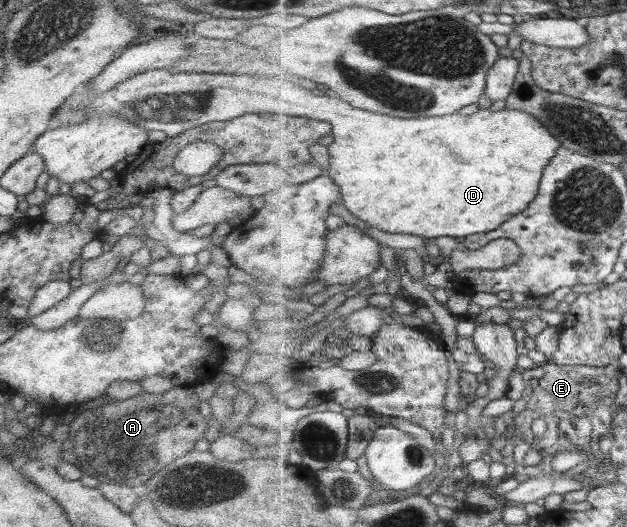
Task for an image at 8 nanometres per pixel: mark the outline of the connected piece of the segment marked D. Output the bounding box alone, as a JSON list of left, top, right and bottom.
[54,68,563,239]

